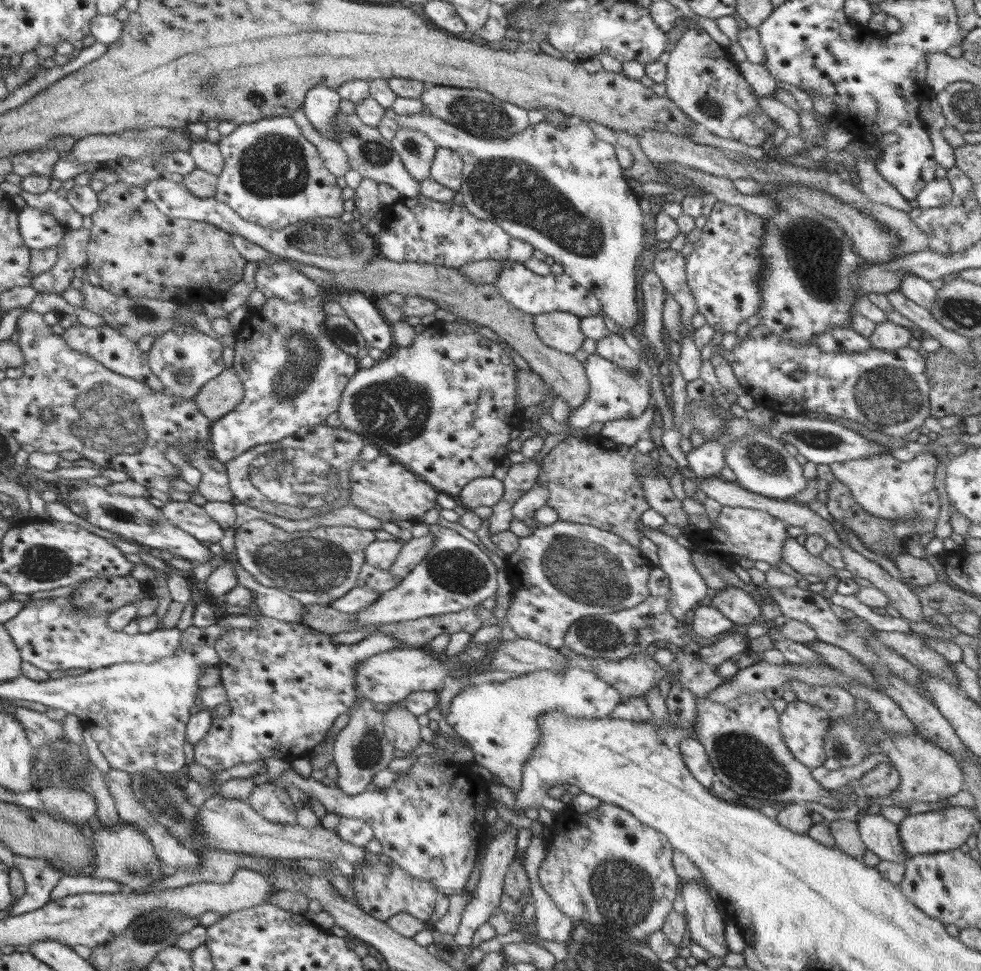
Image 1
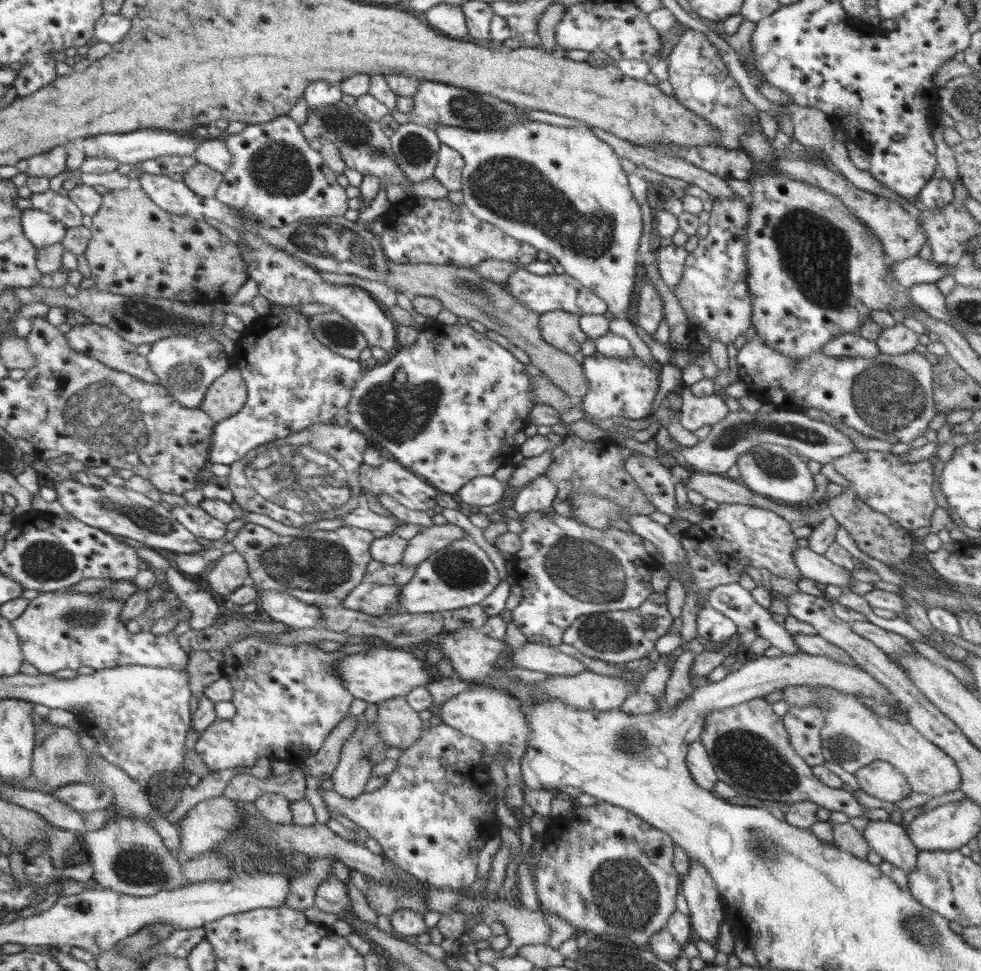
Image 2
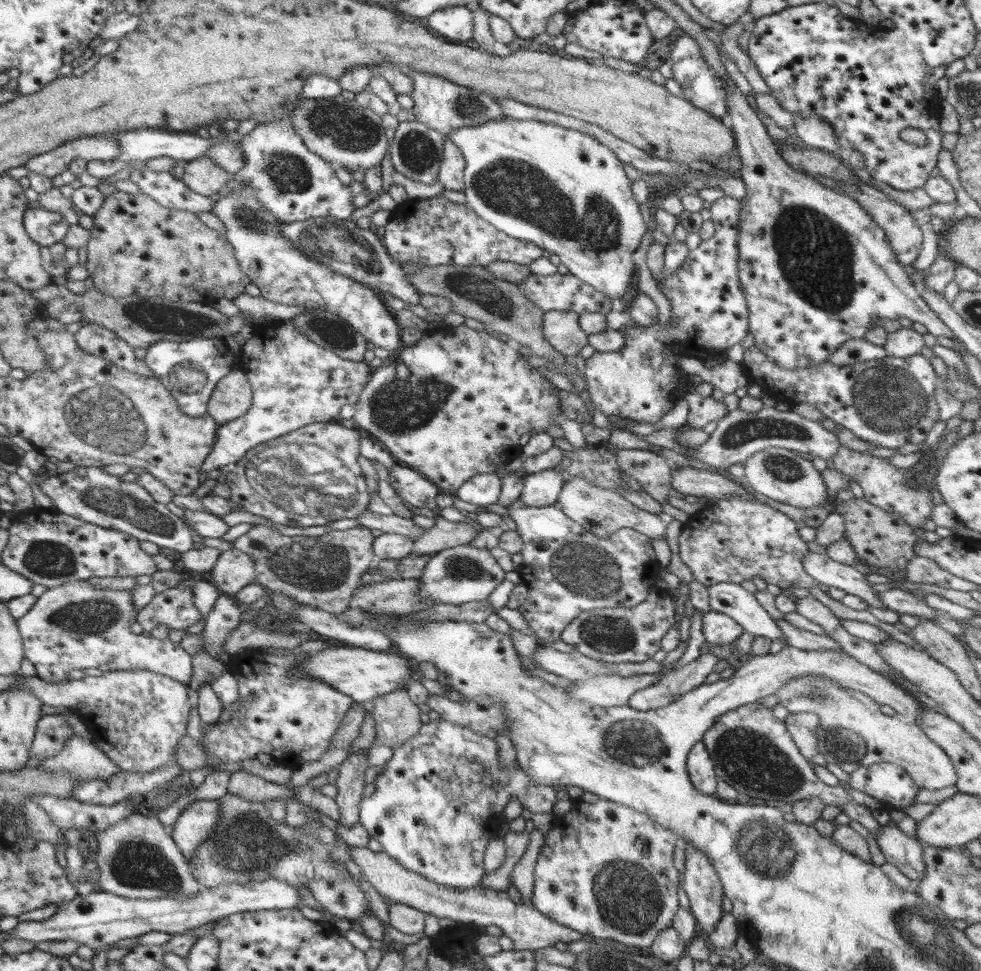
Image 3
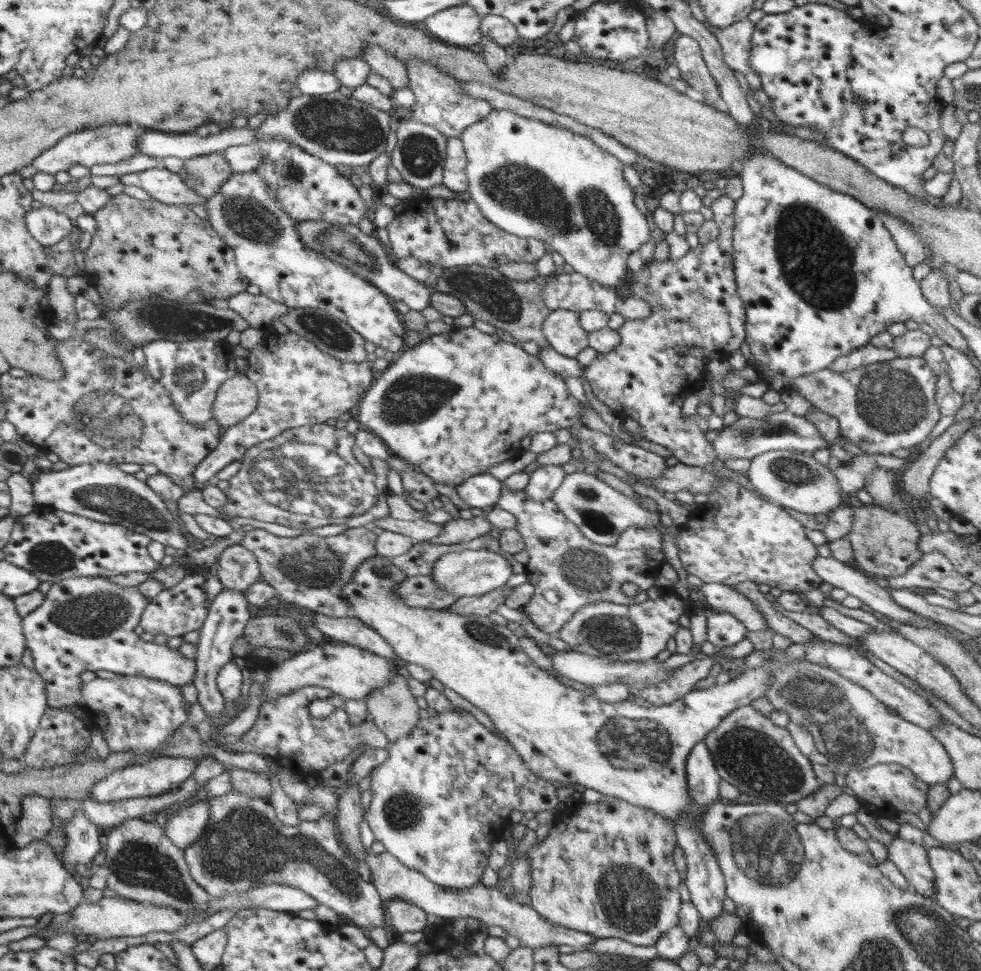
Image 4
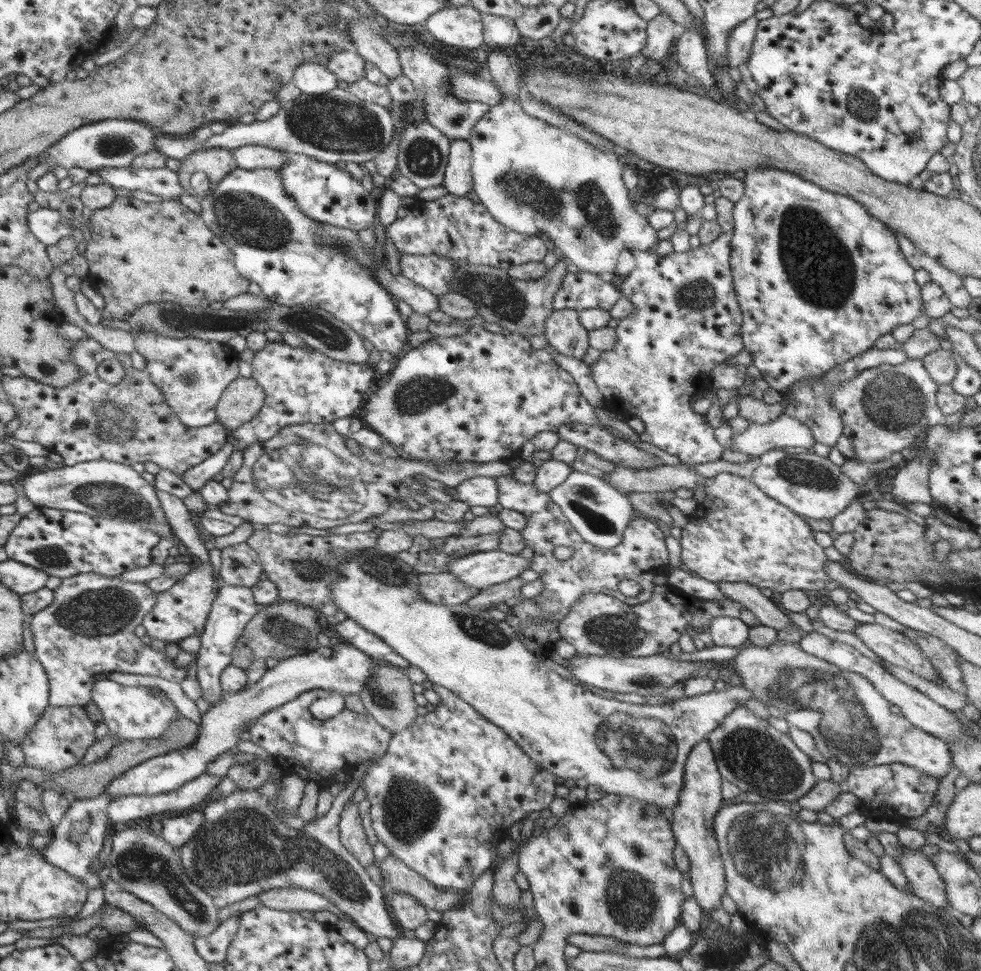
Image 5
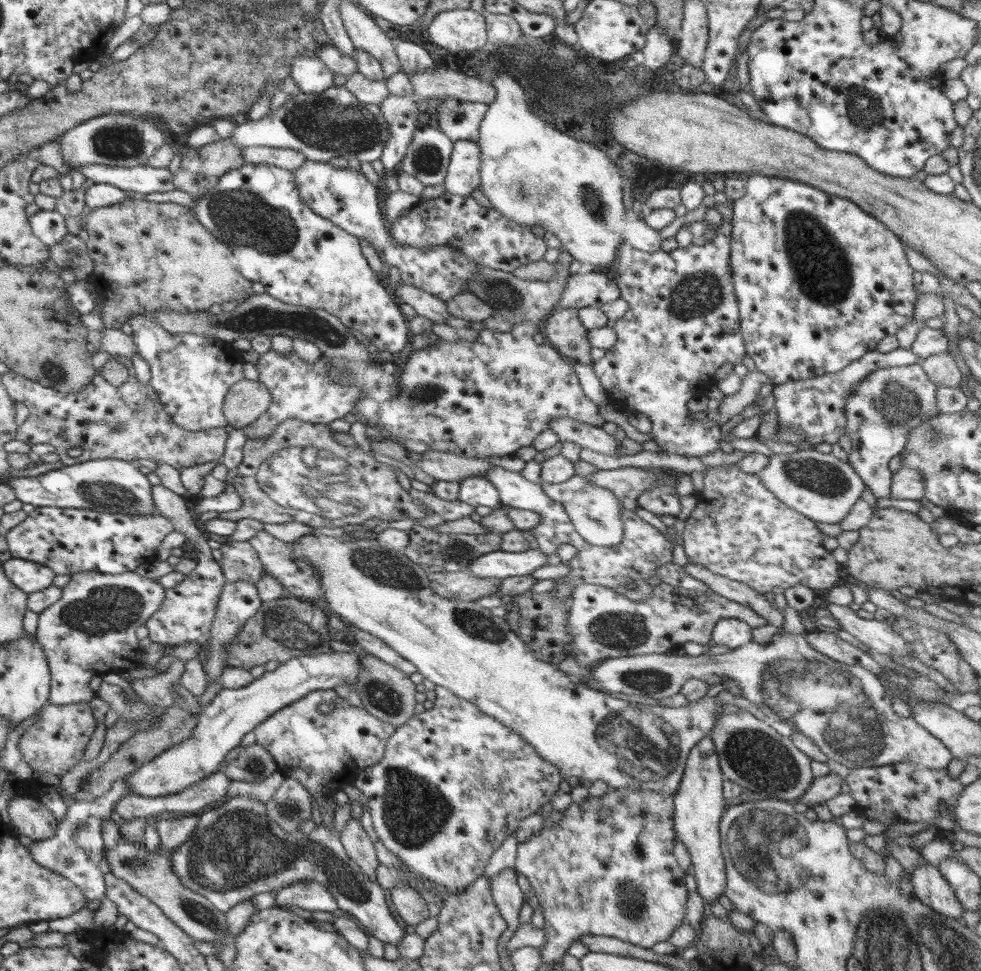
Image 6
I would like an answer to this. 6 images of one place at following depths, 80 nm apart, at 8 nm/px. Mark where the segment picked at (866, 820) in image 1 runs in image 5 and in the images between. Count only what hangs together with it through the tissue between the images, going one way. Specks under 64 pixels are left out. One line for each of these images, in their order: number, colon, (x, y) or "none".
2: (889, 840)
3: (906, 853)
4: (911, 858)
5: (923, 879)

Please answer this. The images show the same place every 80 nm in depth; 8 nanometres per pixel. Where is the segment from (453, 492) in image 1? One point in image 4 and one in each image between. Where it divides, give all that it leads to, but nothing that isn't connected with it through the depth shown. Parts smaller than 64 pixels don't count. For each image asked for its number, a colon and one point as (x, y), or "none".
2: (448, 407)
3: (454, 405)
4: (455, 404)

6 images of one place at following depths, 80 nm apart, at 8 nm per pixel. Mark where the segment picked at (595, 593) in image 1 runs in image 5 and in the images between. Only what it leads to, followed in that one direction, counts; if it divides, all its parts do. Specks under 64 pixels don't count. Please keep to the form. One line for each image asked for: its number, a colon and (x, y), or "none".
2: (566, 569)
3: (567, 570)
4: (568, 571)
5: (642, 554)

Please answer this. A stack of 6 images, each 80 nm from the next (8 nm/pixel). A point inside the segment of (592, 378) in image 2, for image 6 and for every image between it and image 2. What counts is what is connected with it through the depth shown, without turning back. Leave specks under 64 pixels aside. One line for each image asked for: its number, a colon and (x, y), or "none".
3: (637, 382)
4: (697, 314)
5: (687, 320)
6: (683, 323)

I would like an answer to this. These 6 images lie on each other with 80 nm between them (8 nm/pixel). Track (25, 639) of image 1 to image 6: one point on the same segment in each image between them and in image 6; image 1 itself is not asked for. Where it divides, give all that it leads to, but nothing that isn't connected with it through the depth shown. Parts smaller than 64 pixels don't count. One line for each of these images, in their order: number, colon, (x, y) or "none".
2: (62, 629)
3: (76, 626)
4: (85, 623)
5: (88, 628)
6: (90, 630)

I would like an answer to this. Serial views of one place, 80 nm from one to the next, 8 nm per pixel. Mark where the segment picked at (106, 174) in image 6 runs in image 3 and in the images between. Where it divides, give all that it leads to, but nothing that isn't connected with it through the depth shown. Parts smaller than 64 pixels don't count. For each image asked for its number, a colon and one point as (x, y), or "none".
3: (167, 190)
4: (161, 184)
5: (163, 182)

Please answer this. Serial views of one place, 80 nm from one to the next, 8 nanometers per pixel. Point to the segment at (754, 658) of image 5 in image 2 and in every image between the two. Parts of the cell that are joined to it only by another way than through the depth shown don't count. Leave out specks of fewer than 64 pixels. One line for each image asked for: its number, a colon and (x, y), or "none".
2: (855, 736)
3: (860, 734)
4: (858, 732)

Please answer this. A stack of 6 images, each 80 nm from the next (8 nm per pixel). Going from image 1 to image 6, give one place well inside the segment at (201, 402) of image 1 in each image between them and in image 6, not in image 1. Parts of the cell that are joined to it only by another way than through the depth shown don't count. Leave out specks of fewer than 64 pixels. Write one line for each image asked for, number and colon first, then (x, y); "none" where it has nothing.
2: (226, 396)
3: (231, 398)
4: (237, 397)
5: (242, 399)
6: (246, 400)

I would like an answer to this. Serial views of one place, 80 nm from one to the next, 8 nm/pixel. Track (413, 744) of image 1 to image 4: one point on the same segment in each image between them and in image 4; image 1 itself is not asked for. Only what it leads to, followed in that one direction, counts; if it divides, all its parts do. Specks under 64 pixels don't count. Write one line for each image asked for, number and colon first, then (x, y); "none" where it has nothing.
2: (399, 726)
3: (397, 718)
4: (392, 707)

